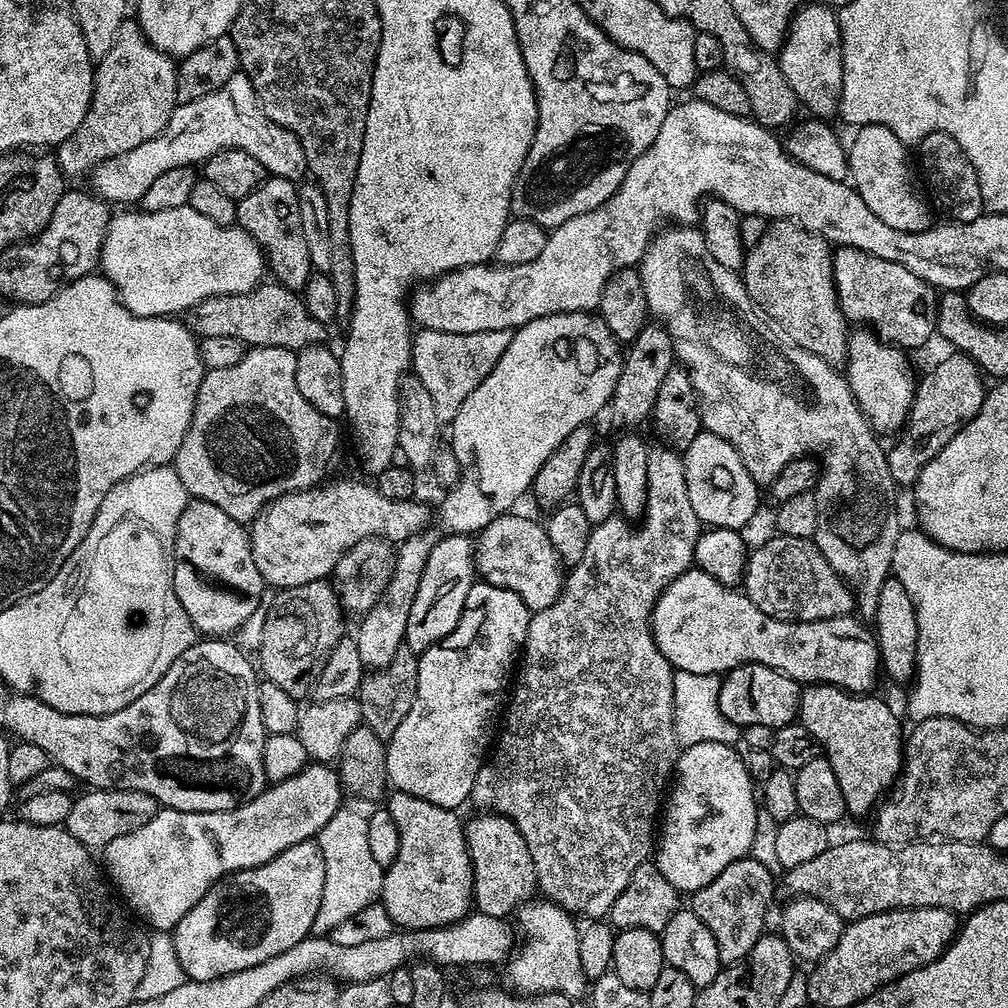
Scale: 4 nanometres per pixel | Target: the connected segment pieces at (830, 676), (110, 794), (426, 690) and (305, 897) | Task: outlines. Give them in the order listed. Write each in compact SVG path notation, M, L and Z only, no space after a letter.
M693 566L656 599L652 637L677 672L727 674L743 664L765 664L801 685L833 684L846 692L868 694L880 676L880 647L855 615L825 620L779 620L766 615L743 591L719 584Z
M93 788L73 799L70 814L64 819L63 827L78 842L82 842L90 850L102 850L114 838L122 838L122 834L130 834L138 830L138 826L146 826L150 818L158 811L156 799L150 794L138 790L122 790L121 788Z
M477 582L467 594L458 626L454 626L446 638L419 653L417 660L420 661L416 668L414 664L416 697L406 718L402 719L393 736L386 741L384 765L388 771L388 784L395 791L453 810L459 809L459 804L469 803L474 778L478 778L478 770L489 755L498 732L506 693L526 642L529 615L526 602L522 602L522 598L518 598L513 591Z
M315 839L303 840L282 850L282 854L262 866L242 868L223 876L217 884L208 887L198 906L189 910L171 929L174 950L178 950L178 962L185 977L189 980L222 978L258 966L258 962L266 962L266 958L274 958L274 954L282 954L282 950L290 950L290 946L302 942L312 932L314 914L318 914L318 906L322 906L322 886L326 886L326 862Z

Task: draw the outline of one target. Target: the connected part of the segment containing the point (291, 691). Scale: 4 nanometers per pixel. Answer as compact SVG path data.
M327 579L306 582L302 586L294 586L293 588L281 588L275 595L276 597L273 598L272 605L268 608L268 613L264 616L264 625L260 628L260 664L258 660L258 668L262 673L263 679L274 682L274 686L286 690L286 694L295 698L302 698L304 695L307 697L311 693L313 686L316 685L318 674L322 674L322 666L326 666L326 658L332 652L333 646L340 641L342 635L342 629L340 629L340 616L342 617L340 600L336 597L335 587Z

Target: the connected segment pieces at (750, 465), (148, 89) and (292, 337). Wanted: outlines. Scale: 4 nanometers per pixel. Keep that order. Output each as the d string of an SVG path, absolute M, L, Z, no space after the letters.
M668 226L663 230L657 231L656 235L652 237L652 241L648 244L648 251L640 259L638 271L640 281L642 282L642 290L646 294L648 315L653 321L663 324L664 329L670 334L672 355L679 361L685 372L687 372L689 380L696 391L697 402L700 405L701 425L707 431L718 434L718 438L726 438L726 442L730 442L730 446L734 446L734 450L738 450L738 454L742 458L742 462L746 466L750 478L756 485L767 486L772 484L776 475L782 470L782 466L786 466L790 462L807 456L823 455L822 458L820 457L821 476L816 482L816 487L813 489L818 506L818 520L812 539L820 551L822 551L823 557L830 563L830 566L833 566L835 572L852 589L857 613L863 619L875 619L878 610L878 598L880 598L882 588L891 573L894 545L898 540L898 534L902 530L896 506L896 491L898 491L898 486L890 474L887 451L878 442L877 439L879 437L877 433L873 430L870 423L868 423L868 420L865 419L860 407L857 406L856 399L850 390L847 379L837 369L831 368L826 362L822 362L822 358L810 354L802 346L795 344L775 324L765 319L760 309L756 307L755 302L752 301L752 295L746 290L743 279L726 266L722 266L715 260L714 254L710 254L706 250L706 238L700 233L699 227Z
M125 19L118 38L114 38L114 46L95 65L94 94L82 126L55 149L65 177L87 177L111 156L126 154L126 150L134 150L134 146L142 146L142 142L150 142L150 138L158 135L176 109L177 67L173 57L148 42L135 19Z
M261 282L254 290L239 292L233 296L206 298L183 313L182 323L197 337L238 338L245 346L254 348L278 346L279 348L299 350L308 348L311 344L325 343L326 337L324 337L324 332L326 332L326 325L318 322L316 318L310 318L310 312L306 310L303 299L293 289L286 288L279 282L268 283Z

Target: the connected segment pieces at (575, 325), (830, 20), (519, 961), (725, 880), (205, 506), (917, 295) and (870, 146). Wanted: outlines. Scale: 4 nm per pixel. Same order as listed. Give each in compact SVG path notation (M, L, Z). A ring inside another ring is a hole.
M559 312L542 318L534 318L515 329L510 346L506 346L506 354L502 354L502 358L498 358L494 370L490 370L490 374L486 374L486 378L482 378L482 382L478 382L478 390L474 390L474 394L470 394L470 398L466 398L466 402L462 402L462 410L458 410L458 414L450 422L450 428L452 428L450 447L452 453L458 458L460 482L453 488L447 489L445 496L448 497L440 504L440 524L445 528L443 531L448 534L478 534L483 528L490 526L490 522L494 522L494 518L515 509L512 507L523 498L524 492L526 496L538 470L542 470L542 462L546 462L546 458L550 458L550 454L554 454L554 450L558 450L558 442L562 442L562 438L566 438L566 434L570 434L570 430L578 430L578 426L595 421L595 416L604 407L604 411L609 407L610 401L616 394L616 383L622 365L624 365L624 358L621 341L616 340L614 334L610 334L606 322L599 314Z
M827 3L808 4L797 8L784 44L780 47L778 59L780 69L790 82L797 101L809 108L817 118L835 117L840 110L842 98L842 46L840 45L840 22L837 13Z
M533 898L527 904L520 905L519 916L520 928L524 931L524 945L521 948L519 945L507 961L507 987L513 993L526 996L539 996L546 992L561 992L569 998L577 998L576 996L582 995L583 992L585 995L586 981L582 974L582 957L578 955L580 934L573 913L559 908L547 898Z
M751 856L739 859L714 882L706 882L702 890L691 893L690 910L702 918L702 922L714 934L714 943L718 946L718 958L721 965L737 964L746 958L753 949L754 942L763 936L766 914L774 894L775 875Z
M189 499L176 523L175 564L172 570L172 589L179 604L186 610L197 631L210 638L224 638L233 635L256 610L264 596L266 585L258 566L254 566L250 532L239 524L226 510L218 510L205 500Z
M837 247L832 254L836 296L844 319L856 326L871 326L881 340L905 350L920 348L936 332L938 292L914 270L886 262L866 250ZM856 323L856 324L855 324ZM873 324L873 325L872 325Z
M865 124L855 129L856 137L847 145L848 156L848 176L856 193L862 198L862 202L866 202L866 206L870 206L870 210L874 210L874 214L878 214L878 218L882 218L882 222L894 226L894 230L906 230L907 232L921 232L927 228L933 227L932 212L933 205L930 203L925 189L922 187L921 181L918 179L917 173L914 171L914 164L908 161L909 149L894 134L894 130L890 130L881 124Z

